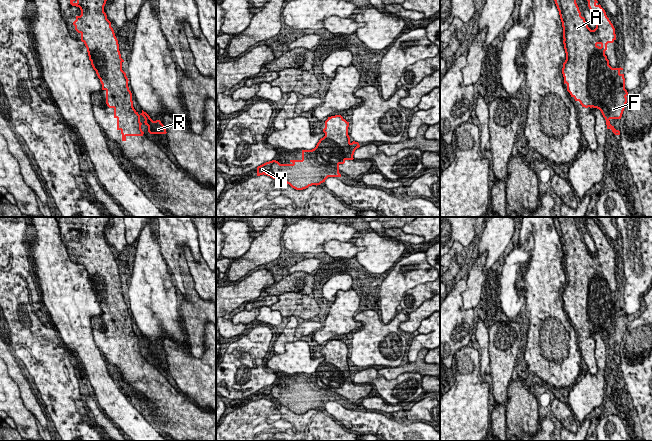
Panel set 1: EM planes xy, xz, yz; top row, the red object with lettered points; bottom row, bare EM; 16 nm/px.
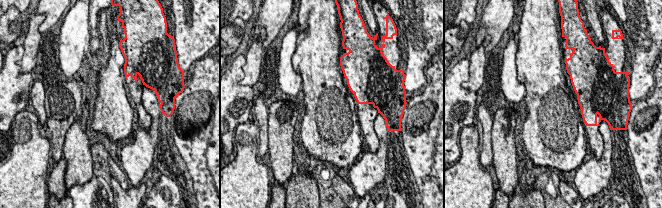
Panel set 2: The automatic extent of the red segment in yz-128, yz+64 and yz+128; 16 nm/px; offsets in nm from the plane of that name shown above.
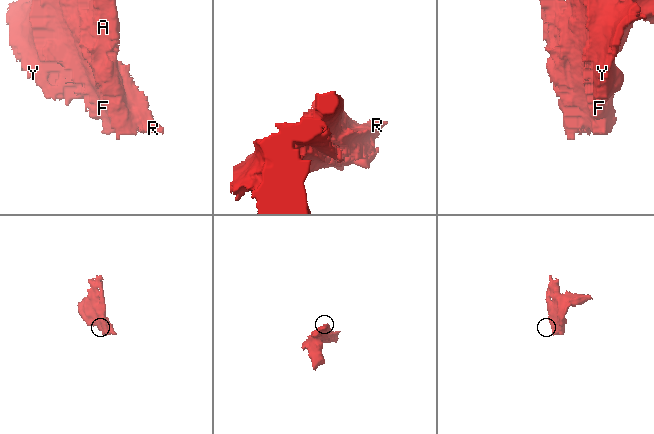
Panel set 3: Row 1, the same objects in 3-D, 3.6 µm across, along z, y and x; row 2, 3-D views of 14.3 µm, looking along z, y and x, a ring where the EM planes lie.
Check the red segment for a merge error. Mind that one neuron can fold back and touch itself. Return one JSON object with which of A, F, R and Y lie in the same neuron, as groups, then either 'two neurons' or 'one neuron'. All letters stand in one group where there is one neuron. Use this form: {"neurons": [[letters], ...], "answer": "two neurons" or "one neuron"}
{"neurons": [["A", "F", "R", "Y"]], "answer": "one neuron"}

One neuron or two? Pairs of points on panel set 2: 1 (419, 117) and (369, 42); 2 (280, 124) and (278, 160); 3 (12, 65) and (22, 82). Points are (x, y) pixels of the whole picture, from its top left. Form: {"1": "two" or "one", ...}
{"1": "two", "2": "one", "3": "one"}

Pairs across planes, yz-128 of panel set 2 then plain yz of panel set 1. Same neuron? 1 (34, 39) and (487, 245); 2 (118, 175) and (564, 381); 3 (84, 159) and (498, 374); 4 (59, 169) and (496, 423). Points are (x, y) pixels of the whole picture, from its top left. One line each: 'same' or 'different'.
1: different
2: different
3: different
4: same

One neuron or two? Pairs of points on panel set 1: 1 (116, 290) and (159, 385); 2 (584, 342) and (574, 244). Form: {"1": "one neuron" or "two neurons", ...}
{"1": "one neuron", "2": "one neuron"}

